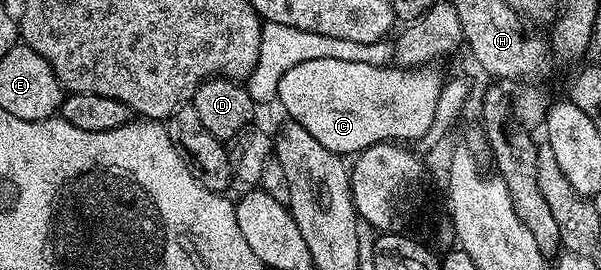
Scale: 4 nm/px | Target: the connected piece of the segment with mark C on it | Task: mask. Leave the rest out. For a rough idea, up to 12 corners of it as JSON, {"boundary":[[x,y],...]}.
{"boundary":[[310,59],[276,96],[324,147],[417,142],[436,67]]}

